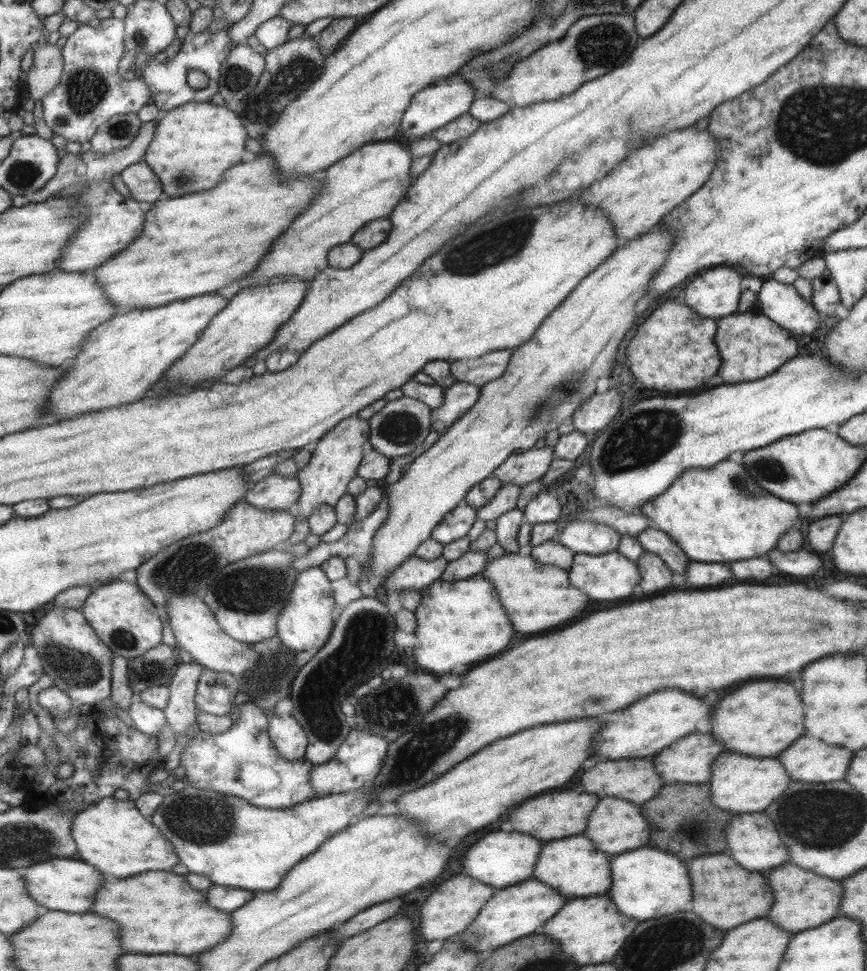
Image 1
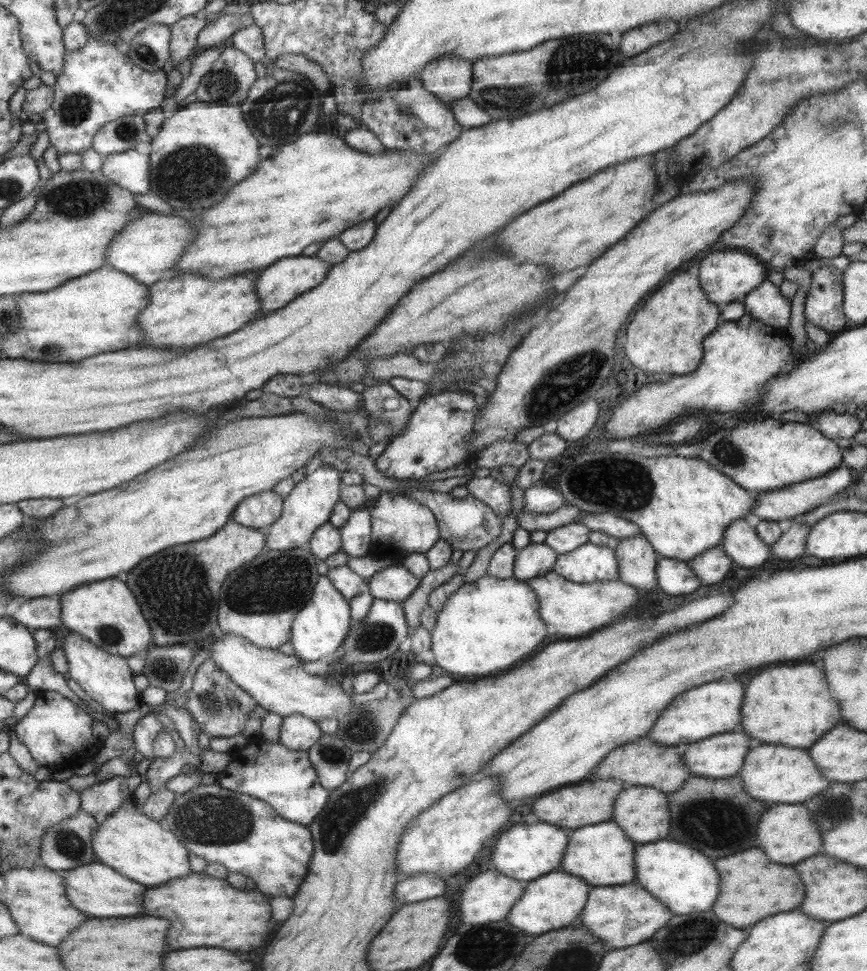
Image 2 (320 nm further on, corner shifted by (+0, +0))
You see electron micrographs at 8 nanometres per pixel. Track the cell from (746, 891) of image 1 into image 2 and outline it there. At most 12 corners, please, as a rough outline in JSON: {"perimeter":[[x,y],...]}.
{"perimeter":[[759,848],[717,858],[721,886],[711,910],[747,930],[797,909],[795,868]]}

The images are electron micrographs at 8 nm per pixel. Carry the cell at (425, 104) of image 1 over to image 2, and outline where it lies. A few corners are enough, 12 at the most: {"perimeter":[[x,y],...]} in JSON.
{"perimeter":[[451,54],[418,72],[421,86],[450,104],[467,97],[472,63]]}

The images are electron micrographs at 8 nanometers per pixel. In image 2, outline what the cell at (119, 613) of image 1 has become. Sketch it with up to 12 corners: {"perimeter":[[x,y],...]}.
{"perimeter":[[109,578],[62,594],[70,632],[122,657],[153,630],[131,588]]}

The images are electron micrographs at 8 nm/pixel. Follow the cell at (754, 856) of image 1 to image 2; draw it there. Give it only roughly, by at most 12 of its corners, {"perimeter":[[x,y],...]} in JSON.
{"perimeter":[[775,804],[757,824],[757,846],[777,864],[822,848],[801,804]]}

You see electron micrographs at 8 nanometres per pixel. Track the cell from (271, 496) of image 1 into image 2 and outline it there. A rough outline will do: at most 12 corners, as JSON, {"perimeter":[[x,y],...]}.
{"perimeter":[[272,490],[251,494],[233,521],[266,530],[281,515],[283,498]]}

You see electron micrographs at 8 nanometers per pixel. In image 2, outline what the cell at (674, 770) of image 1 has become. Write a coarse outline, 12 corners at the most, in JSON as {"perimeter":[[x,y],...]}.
{"perimeter":[[723,732],[682,747],[693,775],[737,774],[760,743]]}

